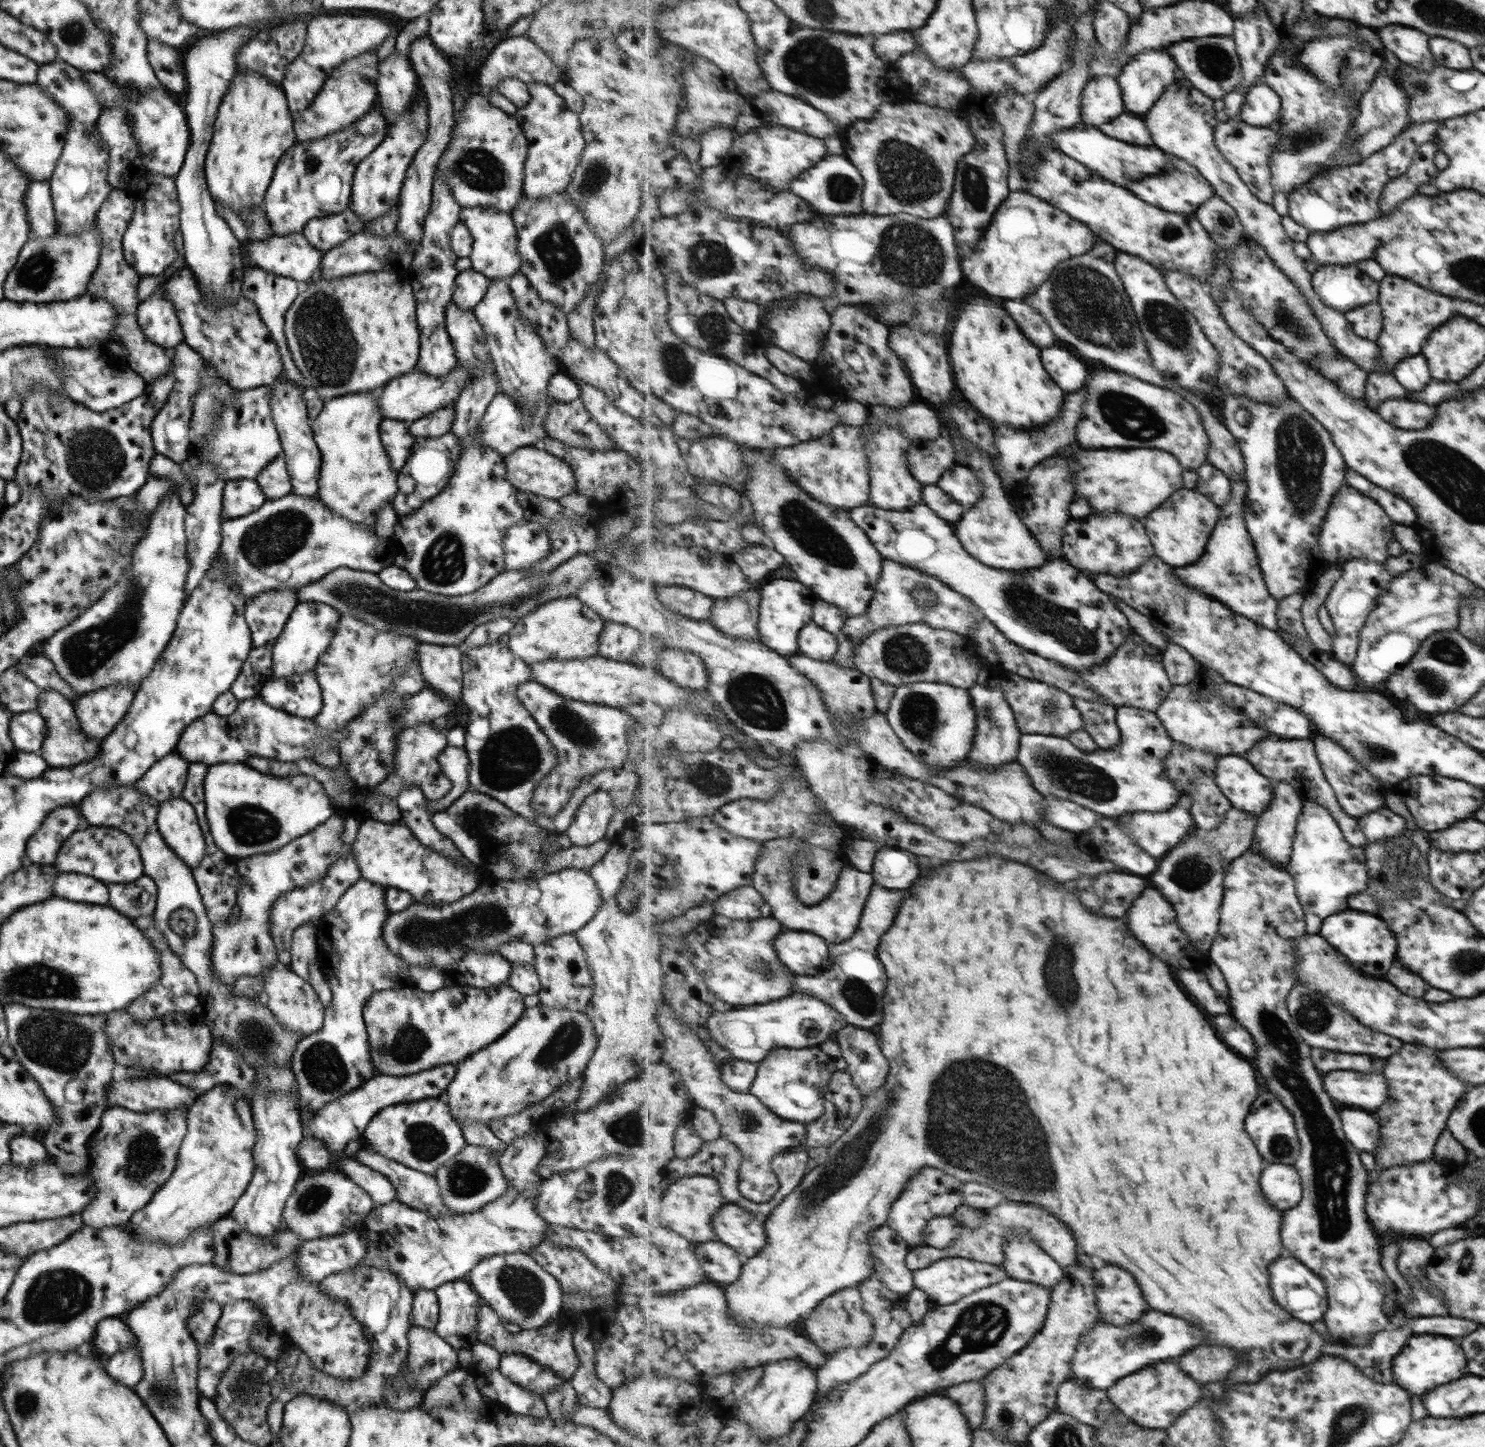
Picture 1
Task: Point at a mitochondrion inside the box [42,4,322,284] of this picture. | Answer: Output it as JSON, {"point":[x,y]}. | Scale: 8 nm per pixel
{"point":[72,33]}

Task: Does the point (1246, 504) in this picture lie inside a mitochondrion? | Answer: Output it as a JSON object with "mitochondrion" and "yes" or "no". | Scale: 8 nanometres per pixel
{"mitochondrion":"no"}

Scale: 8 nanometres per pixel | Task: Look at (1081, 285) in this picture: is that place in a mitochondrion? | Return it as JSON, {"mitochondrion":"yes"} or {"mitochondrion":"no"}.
{"mitochondrion":"yes"}

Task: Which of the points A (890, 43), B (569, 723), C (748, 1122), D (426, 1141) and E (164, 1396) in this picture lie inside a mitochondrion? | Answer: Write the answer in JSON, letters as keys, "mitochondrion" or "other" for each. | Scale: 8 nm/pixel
{"A":"other","B":"mitochondrion","C":"mitochondrion","D":"mitochondrion","E":"mitochondrion"}

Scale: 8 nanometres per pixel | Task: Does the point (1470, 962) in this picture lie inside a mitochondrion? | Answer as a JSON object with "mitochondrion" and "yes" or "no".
{"mitochondrion":"yes"}

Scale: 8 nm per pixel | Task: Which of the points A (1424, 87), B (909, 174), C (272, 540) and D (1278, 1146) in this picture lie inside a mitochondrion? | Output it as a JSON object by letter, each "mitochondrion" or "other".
{"A":"mitochondrion","B":"mitochondrion","C":"mitochondrion","D":"mitochondrion"}

